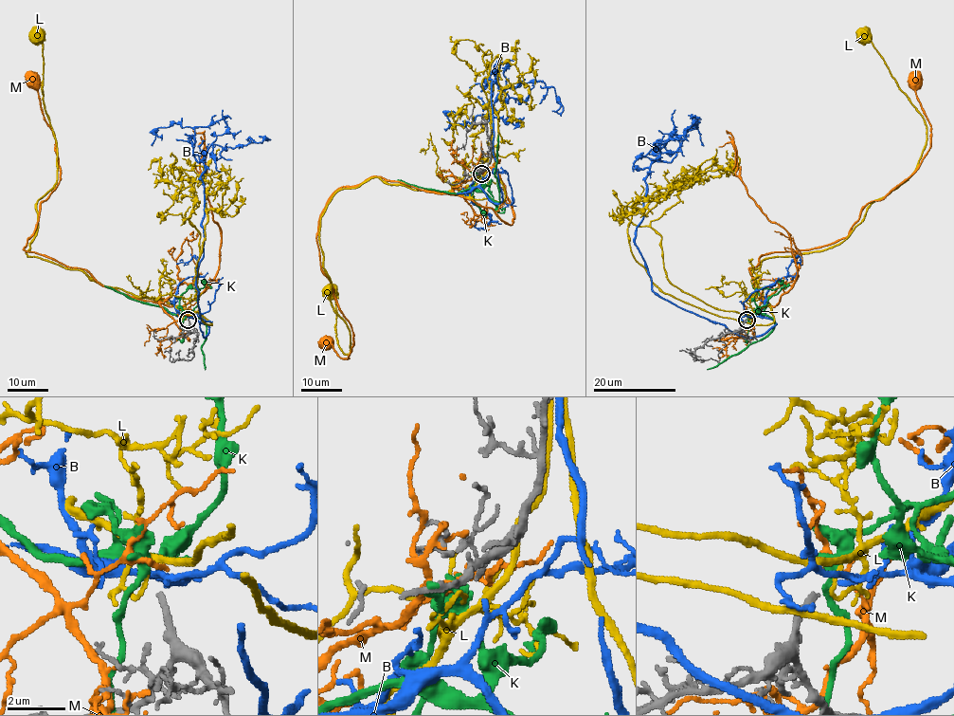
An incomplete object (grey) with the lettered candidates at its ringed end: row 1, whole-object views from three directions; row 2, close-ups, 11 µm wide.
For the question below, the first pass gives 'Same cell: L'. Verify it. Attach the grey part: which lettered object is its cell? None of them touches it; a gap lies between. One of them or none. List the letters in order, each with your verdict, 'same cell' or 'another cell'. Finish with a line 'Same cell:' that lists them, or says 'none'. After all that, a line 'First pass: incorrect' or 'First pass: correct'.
B: another cell
K: another cell
L: another cell
M: another cell
Same cell: none
First pass: incorrect

